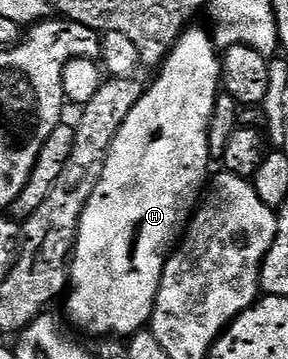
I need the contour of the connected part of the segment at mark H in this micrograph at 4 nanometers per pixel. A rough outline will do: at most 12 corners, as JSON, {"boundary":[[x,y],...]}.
{"boundary":[[171,47],[78,222],[66,315],[149,324],[207,186],[222,65]]}

